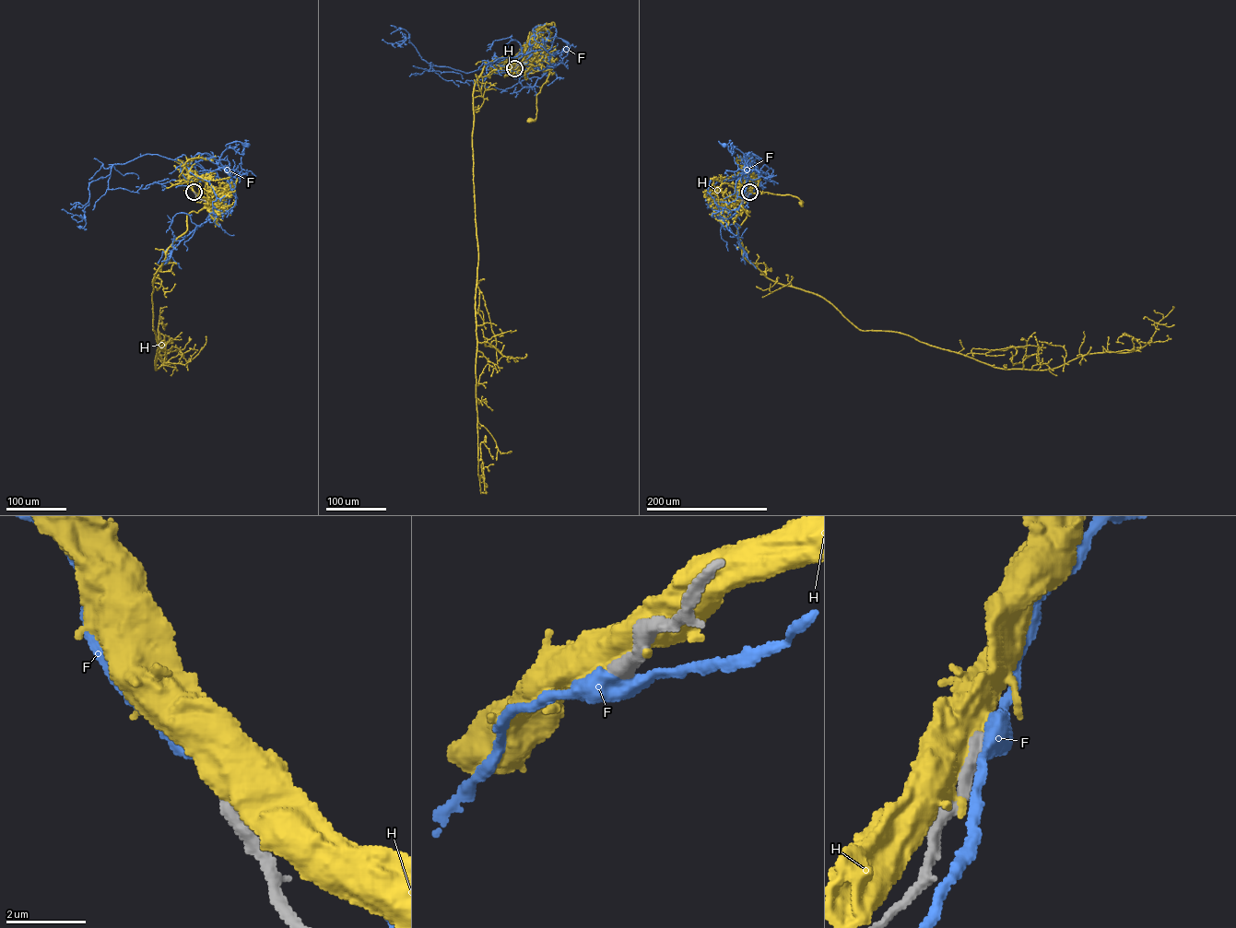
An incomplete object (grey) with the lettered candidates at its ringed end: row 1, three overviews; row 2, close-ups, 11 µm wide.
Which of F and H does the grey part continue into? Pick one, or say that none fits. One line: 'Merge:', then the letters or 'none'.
Merge: none

